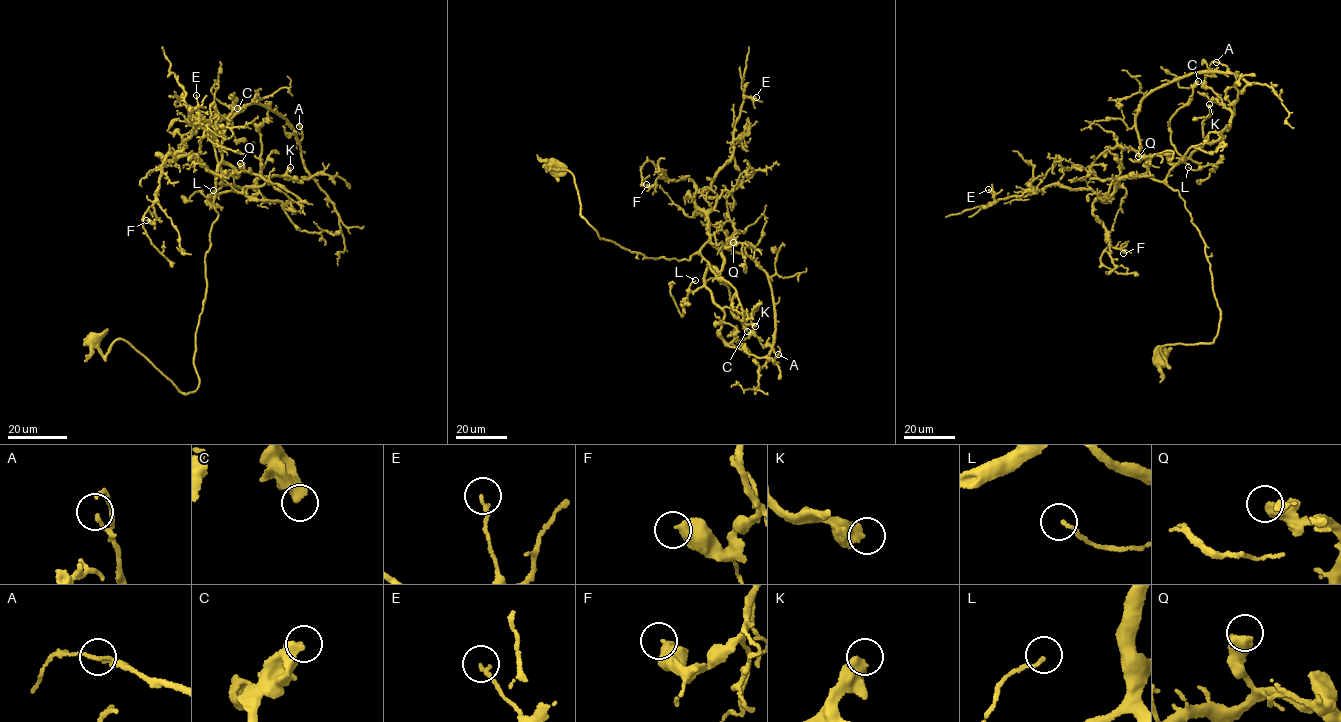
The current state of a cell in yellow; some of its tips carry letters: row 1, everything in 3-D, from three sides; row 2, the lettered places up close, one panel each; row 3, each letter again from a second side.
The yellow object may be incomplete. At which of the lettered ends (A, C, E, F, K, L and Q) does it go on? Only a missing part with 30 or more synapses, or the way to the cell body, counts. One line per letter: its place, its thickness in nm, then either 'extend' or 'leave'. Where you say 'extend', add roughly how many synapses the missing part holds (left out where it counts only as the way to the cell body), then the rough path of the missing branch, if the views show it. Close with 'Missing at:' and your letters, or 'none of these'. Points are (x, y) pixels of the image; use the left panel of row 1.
A: at (299, 126); 90 nm thick; leave
C: at (237, 108); 550 nm thick; leave
E: at (196, 95); 140 nm thick; leave
F: at (146, 220); 440 nm thick; leave
K: at (290, 167); 600 nm thick; extend; about 40 synapses; missing branch runs (290, 167), (340, 151), (347, 139)
L: at (213, 190); 130 nm thick; leave
Q: at (240, 163); 380 nm thick; leave
Missing at: K

